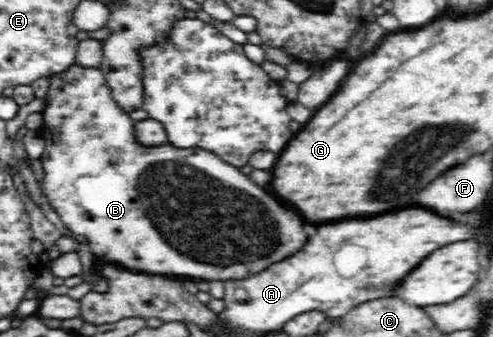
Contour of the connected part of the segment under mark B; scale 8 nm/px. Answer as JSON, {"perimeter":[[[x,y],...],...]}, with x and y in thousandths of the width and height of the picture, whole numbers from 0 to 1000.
{"perimeter":[[[148,190],[134,211],[116,214],[99,228],[101,258],[89,288],[91,318],[83,329],[87,368],[77,392],[91,418],[91,445],[77,481],[83,570],[93,596],[110,617],[136,680],[146,685],[158,721],[176,724],[193,766],[233,772],[252,792],[276,807],[300,804],[304,816],[365,816],[365,822],[402,822],[414,834],[454,834],[454,828],[495,828],[495,816],[519,816],[535,804],[552,780],[564,780],[588,757],[596,757],[625,715],[625,697],[617,691],[617,662],[600,638],[600,626],[584,626],[584,614],[568,614],[552,579],[544,579],[540,561],[511,543],[503,519],[495,519],[487,501],[454,484],[438,457],[406,439],[359,442],[343,421],[316,436],[296,436],[280,427],[272,401],[274,359],[264,338],[227,285],[225,261],[217,255],[215,226],[203,199],[168,199]]]}

